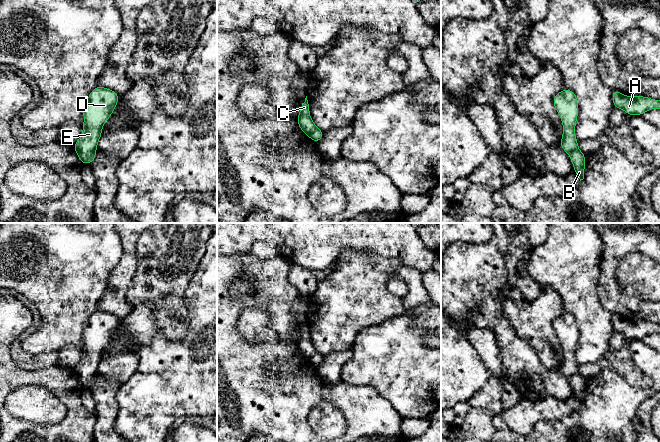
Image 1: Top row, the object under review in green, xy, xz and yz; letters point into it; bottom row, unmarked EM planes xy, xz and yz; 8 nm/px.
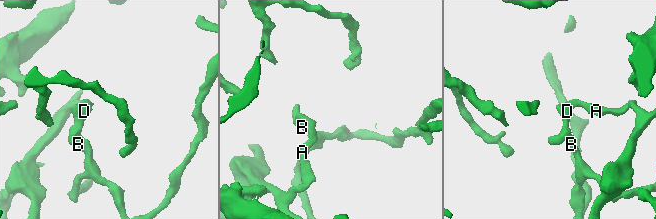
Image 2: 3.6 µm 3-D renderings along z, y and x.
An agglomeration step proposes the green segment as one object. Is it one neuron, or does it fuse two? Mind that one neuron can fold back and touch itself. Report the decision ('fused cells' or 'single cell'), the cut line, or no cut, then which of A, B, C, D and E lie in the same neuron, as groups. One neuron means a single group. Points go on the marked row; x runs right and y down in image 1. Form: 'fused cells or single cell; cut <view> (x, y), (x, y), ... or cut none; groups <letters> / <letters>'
fused cells; cut xy (95, 151), (85, 163); groups A C D E / B

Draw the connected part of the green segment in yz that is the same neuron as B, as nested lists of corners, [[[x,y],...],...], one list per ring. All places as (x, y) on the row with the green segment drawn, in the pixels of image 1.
[[[577,149],[571,153],[570,159],[573,164],[575,174],[579,177],[580,181],[583,180],[586,155]]]

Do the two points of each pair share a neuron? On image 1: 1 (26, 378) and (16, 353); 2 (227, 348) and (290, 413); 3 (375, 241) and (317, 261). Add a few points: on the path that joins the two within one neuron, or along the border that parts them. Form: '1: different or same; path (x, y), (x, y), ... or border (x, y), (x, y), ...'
1: different; border (10, 352), (20, 367), (45, 368)
2: same; path (242, 365), (268, 388), (274, 396)
3: same; path (361, 241), (337, 241), (331, 247)

